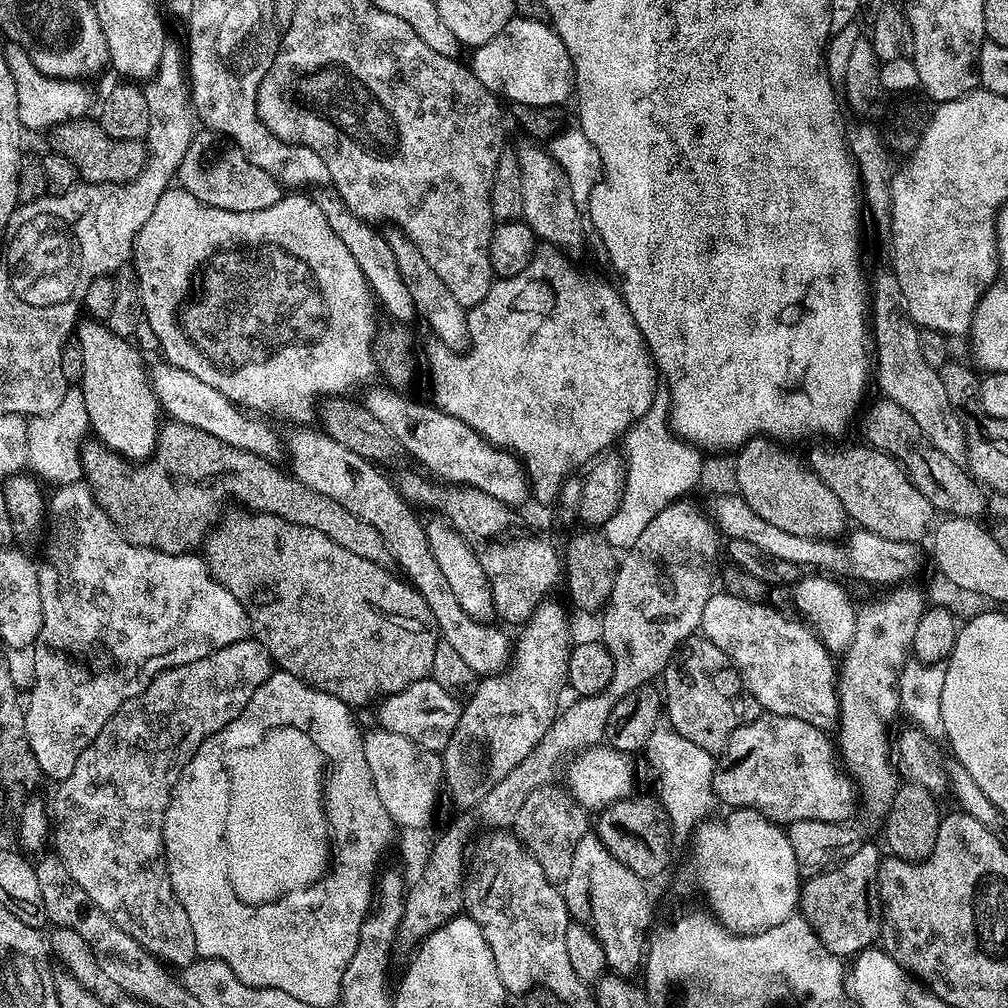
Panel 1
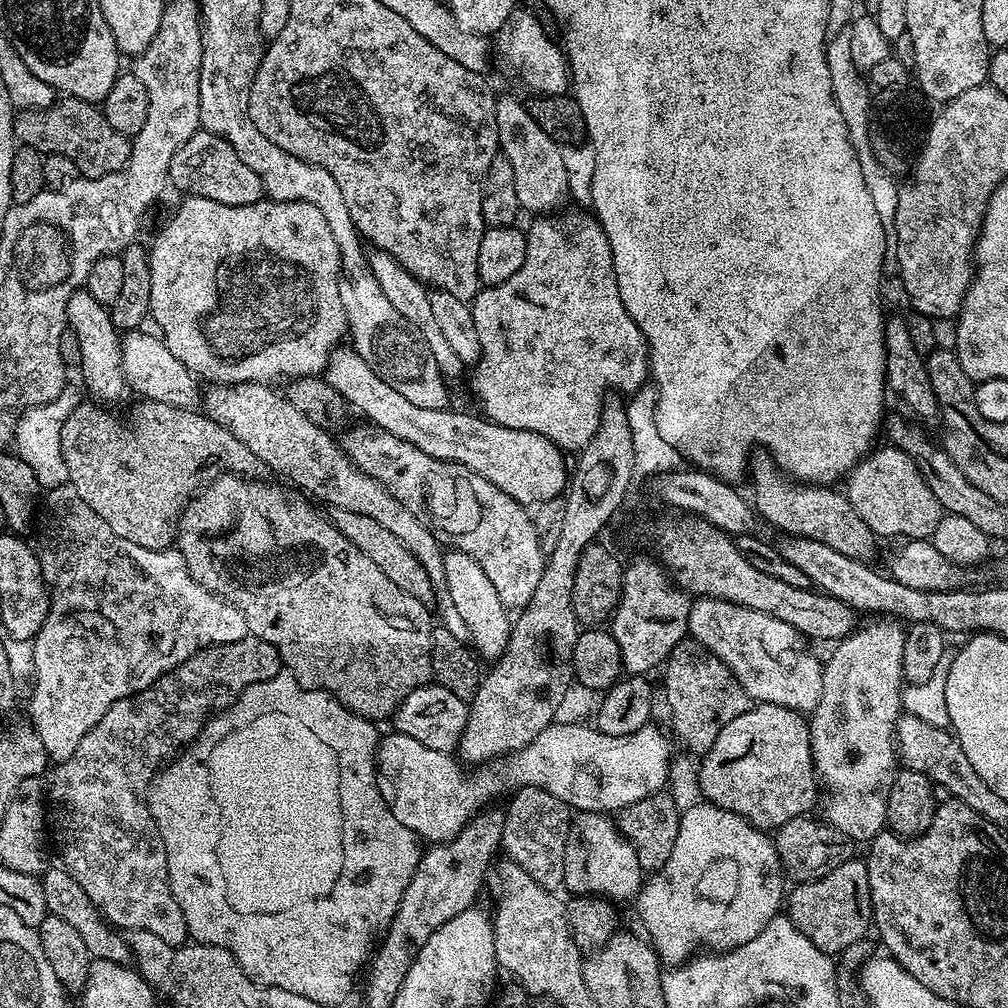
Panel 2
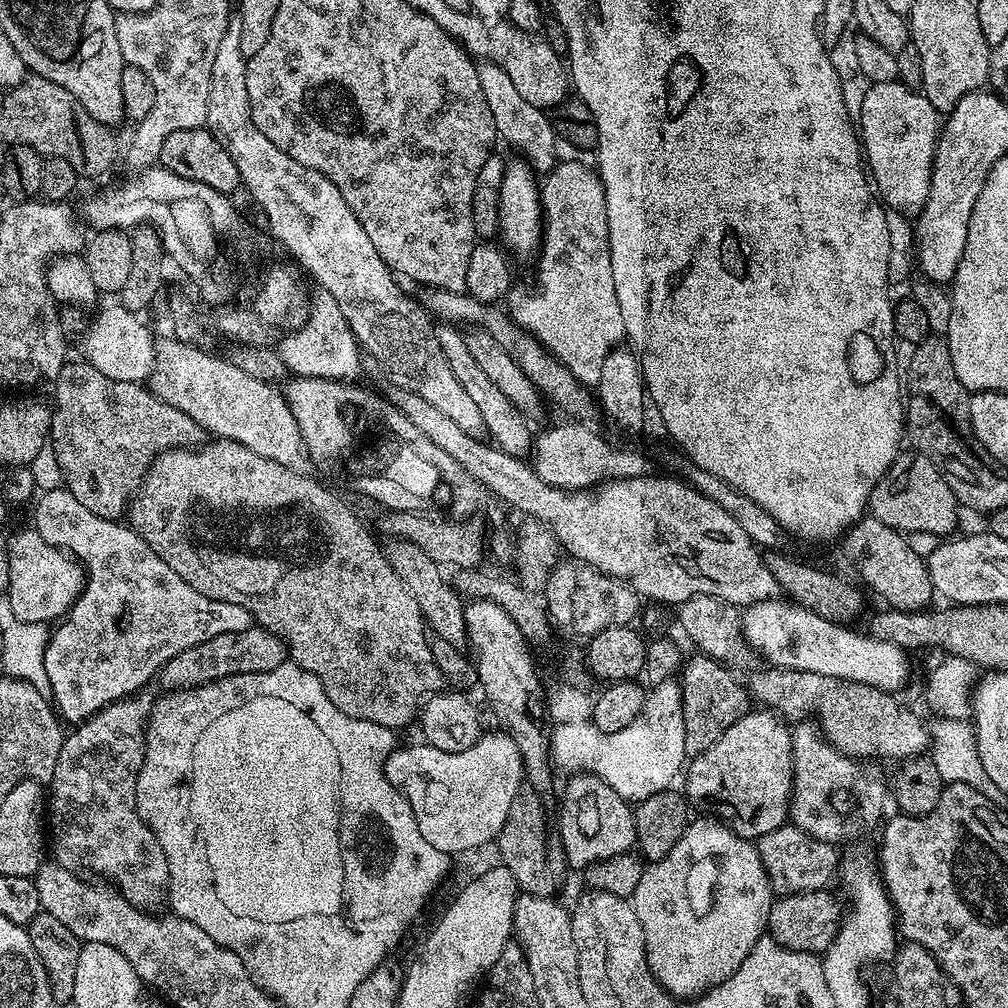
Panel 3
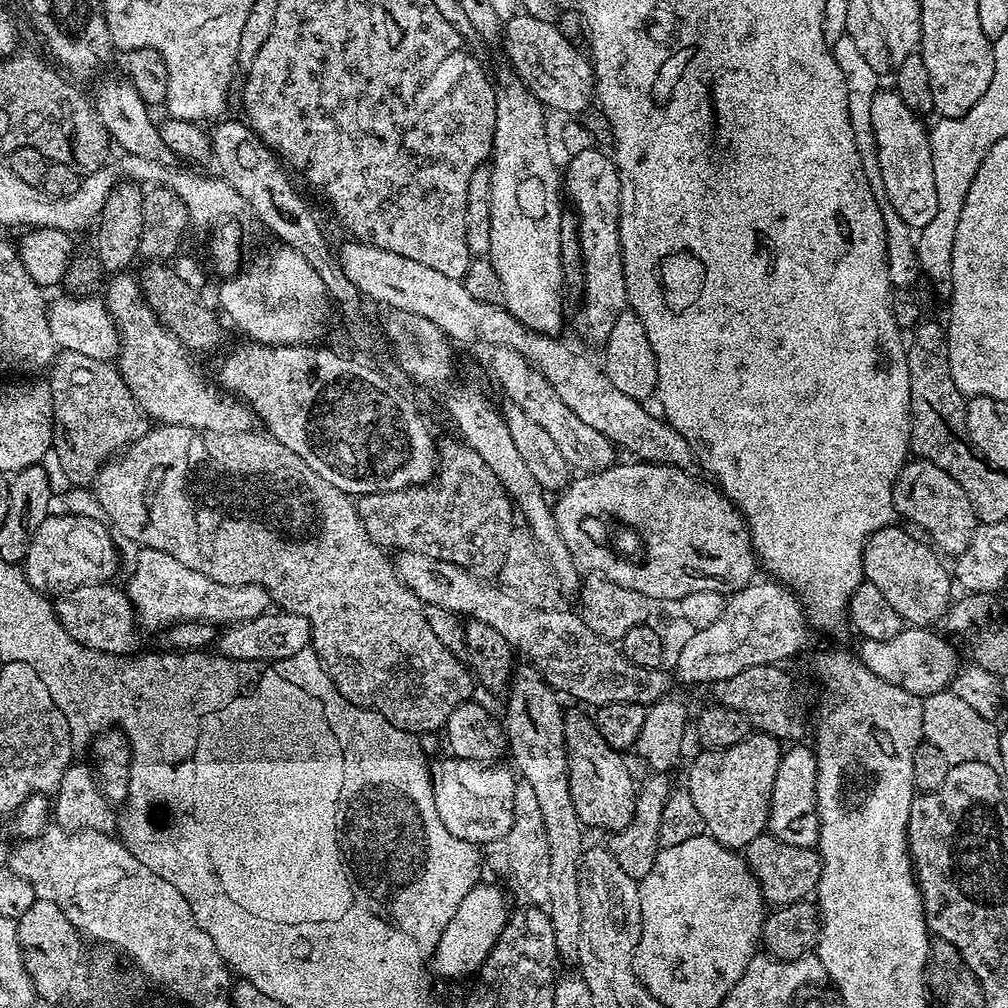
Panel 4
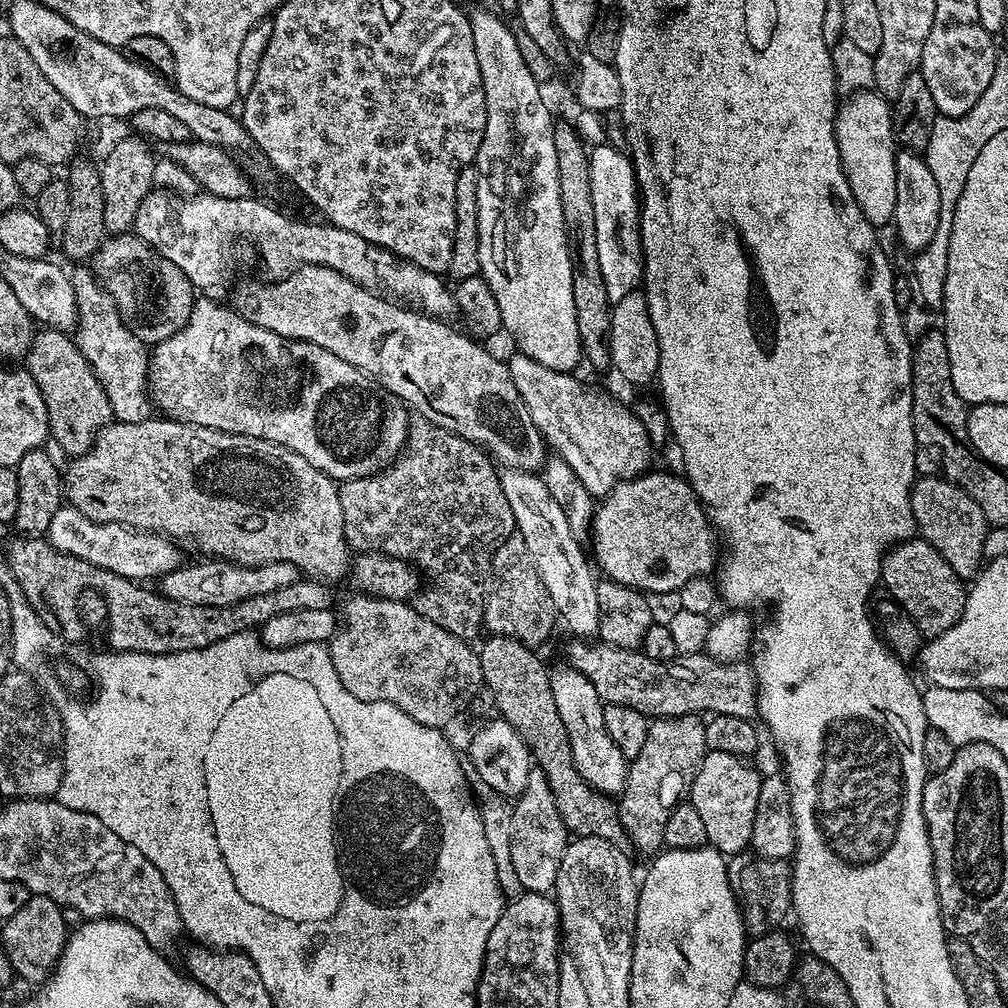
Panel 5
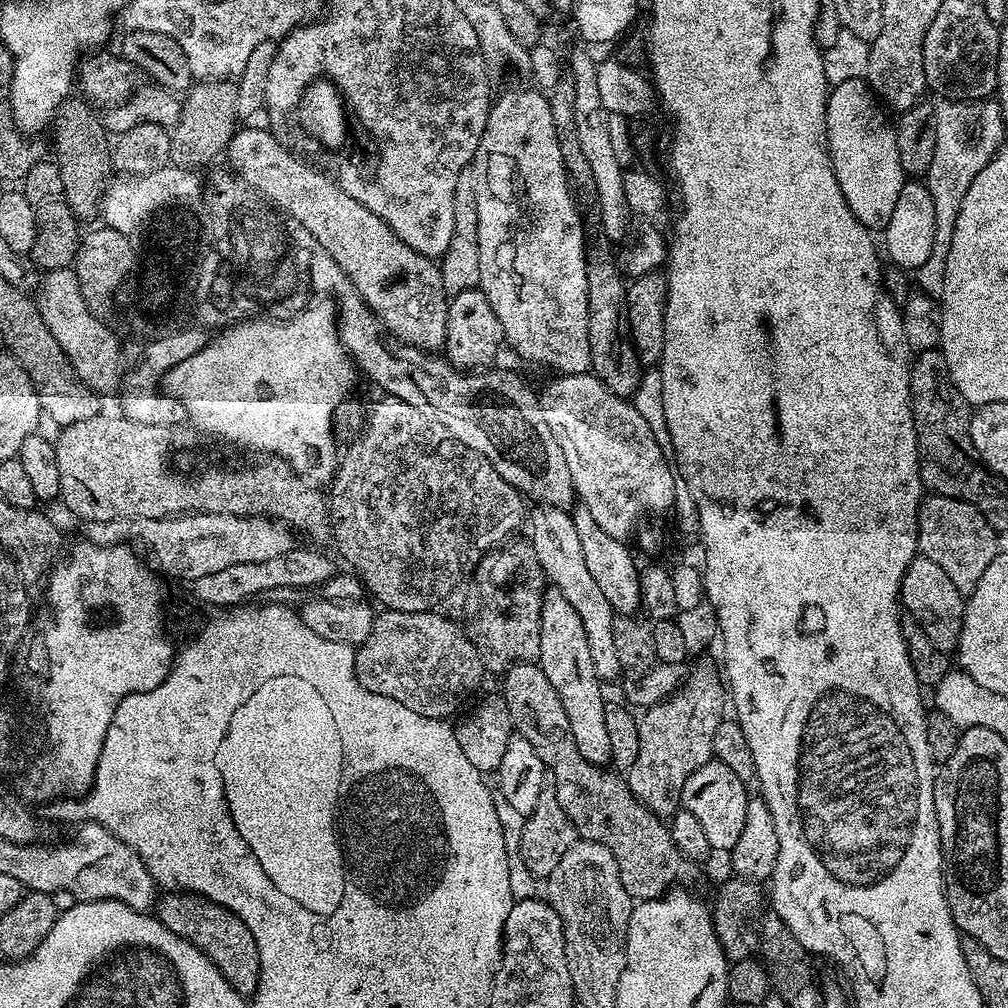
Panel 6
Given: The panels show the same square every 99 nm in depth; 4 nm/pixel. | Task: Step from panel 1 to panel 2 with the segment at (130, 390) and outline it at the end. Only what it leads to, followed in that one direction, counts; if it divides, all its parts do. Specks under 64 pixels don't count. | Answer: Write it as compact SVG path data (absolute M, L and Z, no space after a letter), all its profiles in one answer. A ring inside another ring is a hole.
M77 290L70 298L70 302L66 302L66 318L68 319L66 327L74 330L78 336L81 351L81 362L78 368L80 372L84 371L84 384L92 395L89 397L93 401L113 406L112 404L118 403L124 395L129 395L130 389L120 368L122 336L112 321L111 311L101 305L87 290Z

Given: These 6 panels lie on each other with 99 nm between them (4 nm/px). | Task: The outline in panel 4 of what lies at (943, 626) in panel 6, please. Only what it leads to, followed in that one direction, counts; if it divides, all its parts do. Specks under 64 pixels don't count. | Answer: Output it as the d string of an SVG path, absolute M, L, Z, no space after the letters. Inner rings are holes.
M901 526L883 528L864 544L864 578L867 583L878 586L886 602L898 610L899 616L913 627L933 627L945 617L954 595L951 571L942 564L943 559L923 539L908 534Z

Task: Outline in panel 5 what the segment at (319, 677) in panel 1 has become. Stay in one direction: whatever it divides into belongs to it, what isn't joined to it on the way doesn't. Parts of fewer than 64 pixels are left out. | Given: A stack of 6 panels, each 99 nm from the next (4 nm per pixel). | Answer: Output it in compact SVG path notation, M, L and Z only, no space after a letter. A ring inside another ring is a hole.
M149 418L142 422L130 422L129 424L121 424L119 422L113 422L105 426L103 430L98 433L96 440L90 446L90 450L86 450L86 454L75 457L71 461L72 464L62 476L62 488L66 493L66 500L71 507L77 508L82 514L86 514L86 518L90 518L94 522L102 522L103 524L125 524L127 528L139 528L145 532L158 532L161 536L167 536L169 540L179 542L181 545L193 544L198 551L201 552L201 557L215 558L223 562L231 562L234 564L244 564L248 568L254 566L262 566L263 564L269 564L270 562L290 562L295 568L300 569L301 573L305 577L315 578L325 582L333 582L332 580L345 579L346 573L350 568L350 549L348 547L348 539L344 533L344 519L342 518L342 502L340 501L340 489L337 481L333 480L331 476L326 475L322 470L318 470L314 466L310 466L310 462L306 462L306 458L302 458L302 454L294 454L294 450L290 450L286 446L278 446L274 442L266 442L262 438L254 438L253 436L239 436L238 434L230 434L229 432L219 432L213 428L207 428L206 426L198 426L197 424L184 424L178 418ZM352 594L352 597L344 604L344 616L342 612L342 623L339 625L338 631L330 641L330 651L332 653L332 661L334 662L334 670L338 674L338 678L342 682L342 686L346 686L346 690L350 694L354 694L354 698L359 700L377 700L378 702L390 702L394 706L401 708L410 718L414 718L418 722L422 722L431 728L443 729L444 724L448 724L456 715L459 714L460 708L464 708L479 692L484 688L484 679L482 678L482 666L480 665L480 657L477 649L473 647L467 640L459 640L454 634L450 634L442 626L438 626L433 620L428 620L415 607L411 608L411 603L402 600L384 600L380 596L366 596L363 594Z

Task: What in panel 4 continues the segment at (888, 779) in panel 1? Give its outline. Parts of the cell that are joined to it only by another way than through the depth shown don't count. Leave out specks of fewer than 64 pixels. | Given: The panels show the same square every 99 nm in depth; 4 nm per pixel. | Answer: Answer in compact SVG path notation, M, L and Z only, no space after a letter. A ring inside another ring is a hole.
M796 742L783 749L778 766L778 774L774 776L774 790L770 794L770 814L768 815L767 835L778 838L778 842L786 842L786 846L802 846L816 848L820 842L820 819L816 813L816 753L804 742Z

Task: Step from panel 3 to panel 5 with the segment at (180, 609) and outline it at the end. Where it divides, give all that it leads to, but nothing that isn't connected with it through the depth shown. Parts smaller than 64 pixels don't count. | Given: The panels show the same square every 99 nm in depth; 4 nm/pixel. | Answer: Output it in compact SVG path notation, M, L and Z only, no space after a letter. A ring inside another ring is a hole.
M215 558L200 563L204 564L184 562L179 568L165 574L162 577L163 595L172 600L190 602L194 606L230 606L234 602L254 598L256 594L270 594L273 590L282 590L282 586L290 586L302 576L300 569L290 562L270 562L253 568Z

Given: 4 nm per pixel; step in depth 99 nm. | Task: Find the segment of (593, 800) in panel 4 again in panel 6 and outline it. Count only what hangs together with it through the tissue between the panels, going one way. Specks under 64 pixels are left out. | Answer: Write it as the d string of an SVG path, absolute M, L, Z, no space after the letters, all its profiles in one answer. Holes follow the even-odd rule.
M549 587L545 591L540 603L540 668L550 678L550 686L558 694L562 701L562 710L566 710L566 718L570 722L570 730L574 733L574 742L578 742L578 750L591 764L607 765L611 761L610 738L606 735L606 714L604 705L606 695L600 687L602 681L594 670L594 662L590 658L590 642L586 642L586 630L582 626L582 618L574 614L574 606L566 602L566 594L562 594L557 588Z

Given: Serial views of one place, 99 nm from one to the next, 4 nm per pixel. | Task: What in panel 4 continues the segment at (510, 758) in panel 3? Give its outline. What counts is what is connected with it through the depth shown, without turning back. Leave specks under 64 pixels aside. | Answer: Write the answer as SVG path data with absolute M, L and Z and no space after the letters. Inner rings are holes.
M445 756L431 763L432 789L438 816L446 830L468 844L485 846L505 839L513 825L515 775L507 768L476 764L472 760Z

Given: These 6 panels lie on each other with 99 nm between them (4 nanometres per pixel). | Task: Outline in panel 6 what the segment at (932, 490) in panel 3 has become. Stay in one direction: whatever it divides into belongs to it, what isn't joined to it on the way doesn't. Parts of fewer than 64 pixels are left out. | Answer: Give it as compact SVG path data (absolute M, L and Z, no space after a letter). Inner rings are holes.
M932 494L920 505L918 530L919 555L942 566L963 597L971 596L982 574L986 574L986 566L994 562L998 551L998 533L990 526L988 519L977 508L970 506L970 502Z

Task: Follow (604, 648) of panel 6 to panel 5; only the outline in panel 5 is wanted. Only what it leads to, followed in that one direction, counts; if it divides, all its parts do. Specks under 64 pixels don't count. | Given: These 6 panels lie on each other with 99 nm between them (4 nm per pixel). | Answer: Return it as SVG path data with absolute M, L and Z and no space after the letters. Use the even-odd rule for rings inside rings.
M501 467L499 474L502 494L506 494L506 502L510 502L514 514L515 531L526 542L526 550L542 578L542 586L546 586L550 594L557 617L576 635L573 637L595 637L600 630L600 603L596 589L598 580L592 577L594 568L589 553L585 549L584 553L580 549L583 548L581 541L570 534L566 514L562 514L550 490L546 490L543 475L506 467Z

